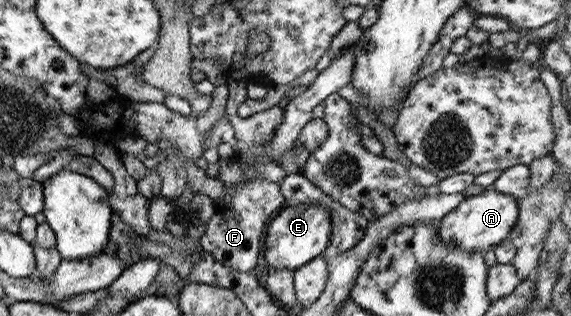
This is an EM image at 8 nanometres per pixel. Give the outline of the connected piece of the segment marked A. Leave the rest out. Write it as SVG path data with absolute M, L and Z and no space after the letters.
M484 188L477 195L464 197L452 211L441 217L438 238L457 252L478 252L482 255L507 237L518 215L518 199L514 196Z

